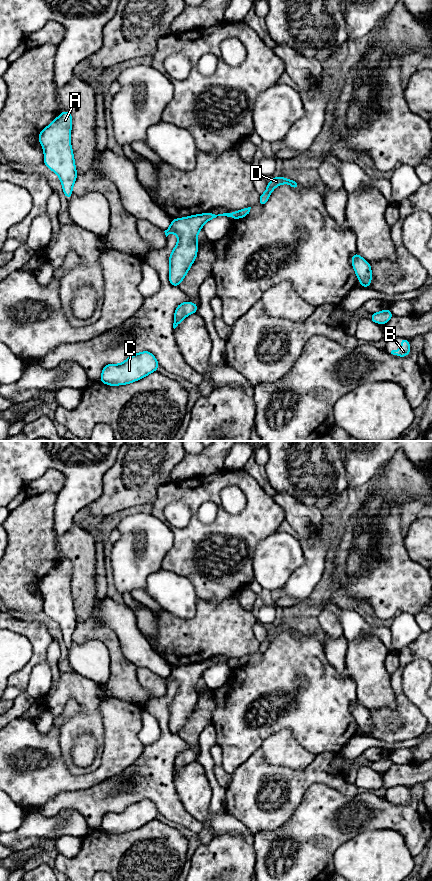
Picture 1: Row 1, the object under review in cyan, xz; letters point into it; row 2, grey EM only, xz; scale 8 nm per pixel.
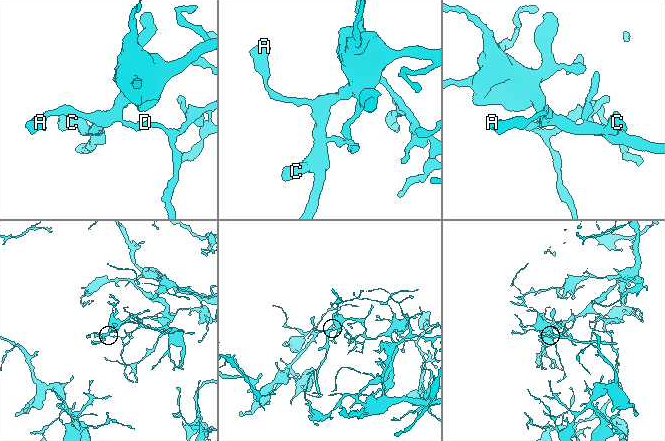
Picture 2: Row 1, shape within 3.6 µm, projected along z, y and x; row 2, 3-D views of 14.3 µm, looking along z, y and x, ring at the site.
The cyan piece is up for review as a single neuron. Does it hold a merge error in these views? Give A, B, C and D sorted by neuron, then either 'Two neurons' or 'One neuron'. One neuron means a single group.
Groups: A C / B D. Two neurons

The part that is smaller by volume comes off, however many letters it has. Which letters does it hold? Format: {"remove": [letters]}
{"remove": ["A", "C"]}

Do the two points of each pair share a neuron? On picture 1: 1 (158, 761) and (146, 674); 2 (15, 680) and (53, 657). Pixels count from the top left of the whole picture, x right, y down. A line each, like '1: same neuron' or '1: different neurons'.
1: different neurons
2: different neurons

